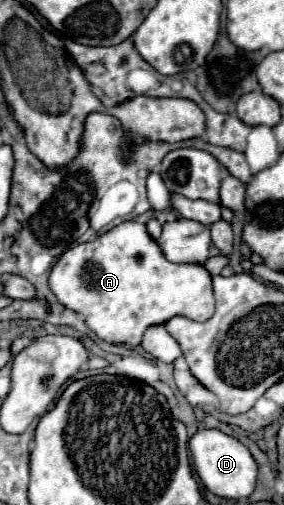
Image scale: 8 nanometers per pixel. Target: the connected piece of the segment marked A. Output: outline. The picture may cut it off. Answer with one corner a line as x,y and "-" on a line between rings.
123,221
107,233
99,235
93,241
75,245
67,249
49,275
49,287
59,299
59,303
71,311
77,311
85,317
87,327
103,341
115,345
137,347
143,339
143,333
151,325
163,325
169,319
183,315
193,321
207,321
215,313
215,299
211,287
211,275
203,265
195,263
171,263
165,259
157,241
147,233
145,225
137,221

